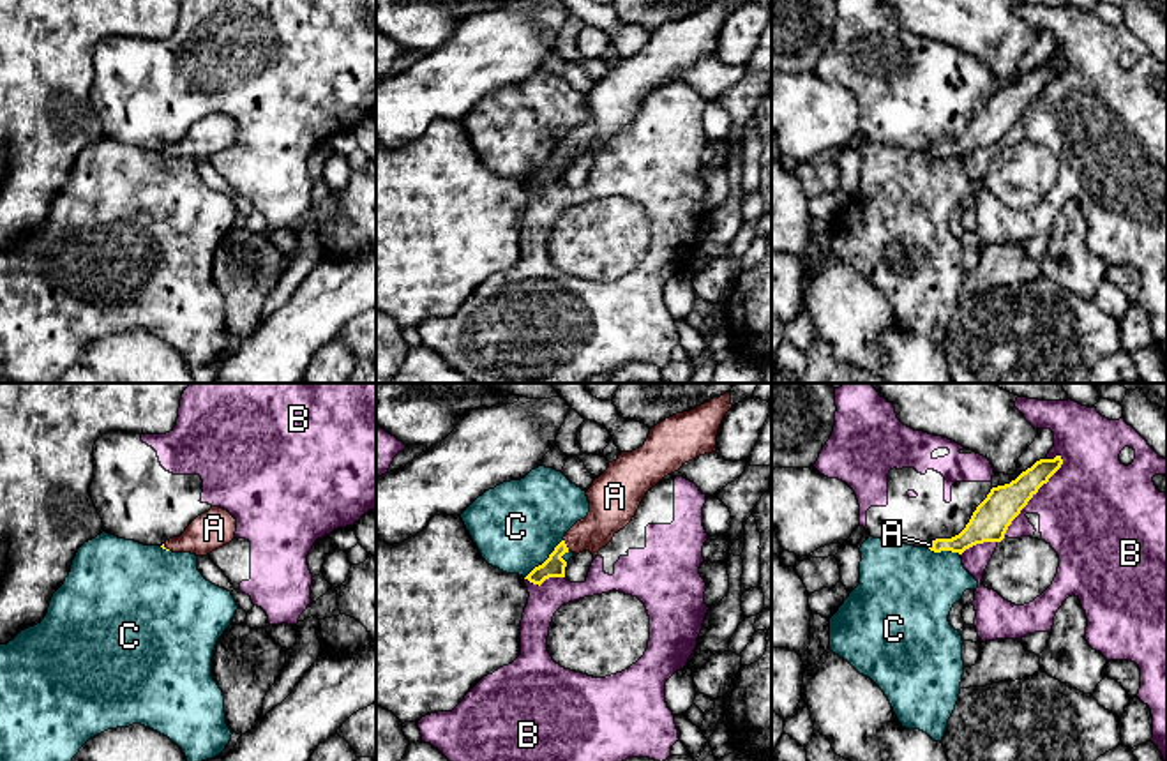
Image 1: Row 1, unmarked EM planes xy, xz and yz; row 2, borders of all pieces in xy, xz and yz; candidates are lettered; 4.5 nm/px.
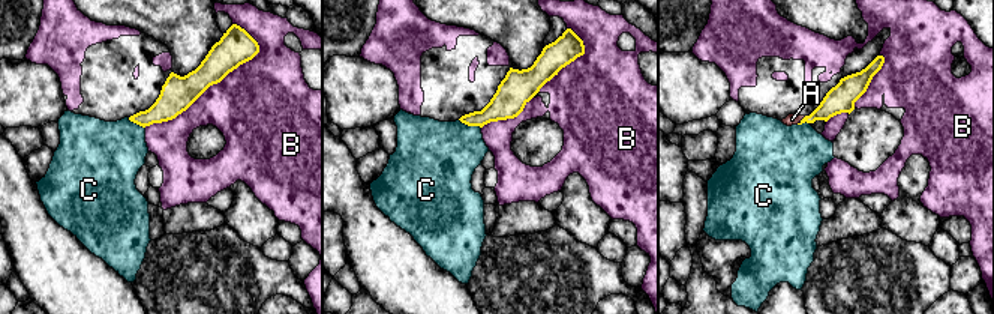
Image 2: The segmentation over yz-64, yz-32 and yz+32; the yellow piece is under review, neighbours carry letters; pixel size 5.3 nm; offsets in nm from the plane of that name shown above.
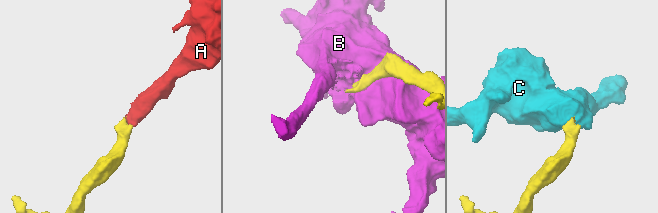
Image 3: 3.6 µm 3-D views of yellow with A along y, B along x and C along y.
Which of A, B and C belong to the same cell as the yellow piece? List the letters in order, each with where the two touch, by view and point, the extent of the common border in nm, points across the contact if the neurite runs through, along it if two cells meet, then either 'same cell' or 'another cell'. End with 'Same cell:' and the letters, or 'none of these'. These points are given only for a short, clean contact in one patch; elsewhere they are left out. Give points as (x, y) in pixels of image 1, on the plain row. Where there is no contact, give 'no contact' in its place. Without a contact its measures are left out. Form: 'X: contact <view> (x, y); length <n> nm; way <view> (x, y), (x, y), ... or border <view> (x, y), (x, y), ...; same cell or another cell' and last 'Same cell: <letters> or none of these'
A: contact xz (565, 149); length 60 nm; way xz (555, 170), (555, 161), (565, 149), (587, 140), (609, 117); same cell
B: contact yz (1035, 97); length 460 nm; another cell
C: contact xz (546, 165); length 260 nm; border xz (562, 143), (525, 182); another cell
Same cell: A

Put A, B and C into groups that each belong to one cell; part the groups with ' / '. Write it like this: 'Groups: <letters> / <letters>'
Groups: A / B / C

